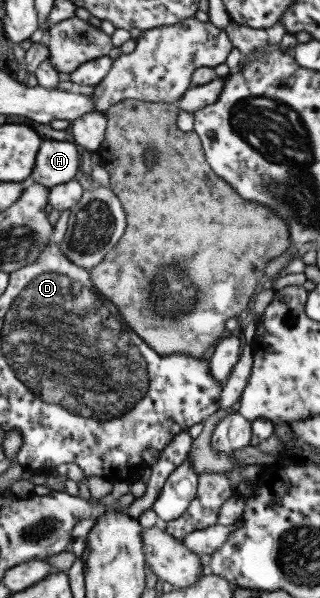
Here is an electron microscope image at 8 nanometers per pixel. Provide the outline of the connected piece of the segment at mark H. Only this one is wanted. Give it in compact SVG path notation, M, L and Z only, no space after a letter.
M44 139L30 177L46 189L77 179L81 171L80 151L74 141Z

